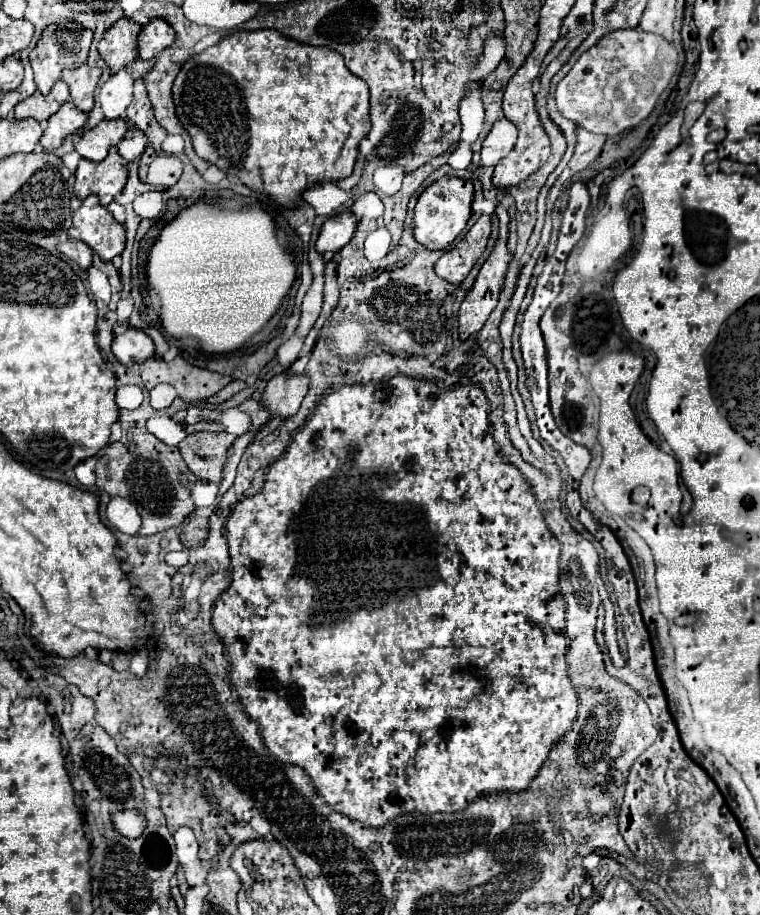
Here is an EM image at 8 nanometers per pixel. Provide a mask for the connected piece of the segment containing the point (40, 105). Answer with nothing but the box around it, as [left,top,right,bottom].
[14,80,70,122]

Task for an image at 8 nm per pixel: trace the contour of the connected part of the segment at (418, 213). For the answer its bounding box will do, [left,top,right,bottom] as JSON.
[414,176,474,250]

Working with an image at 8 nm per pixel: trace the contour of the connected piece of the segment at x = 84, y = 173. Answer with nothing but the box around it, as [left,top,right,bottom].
[74,148,128,206]

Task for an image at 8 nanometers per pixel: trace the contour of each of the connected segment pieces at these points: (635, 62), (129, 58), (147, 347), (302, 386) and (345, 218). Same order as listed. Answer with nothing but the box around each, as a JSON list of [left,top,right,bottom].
[[556,28,678,136],[98,18,140,72],[112,328,154,366],[260,372,306,420],[316,212,356,254]]

